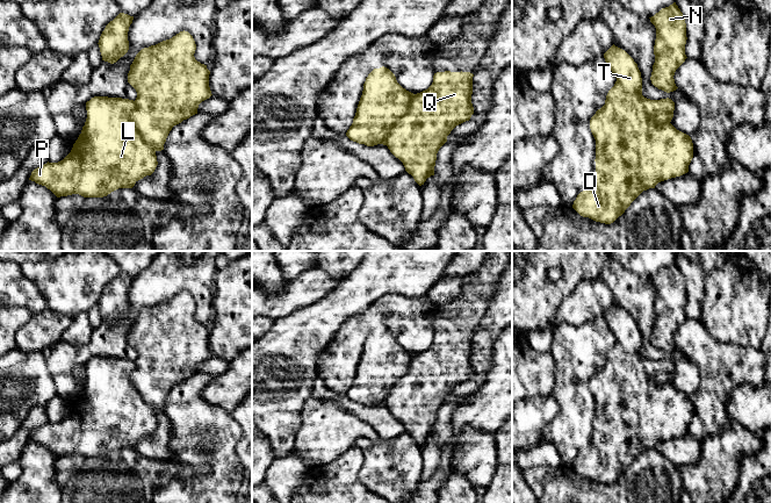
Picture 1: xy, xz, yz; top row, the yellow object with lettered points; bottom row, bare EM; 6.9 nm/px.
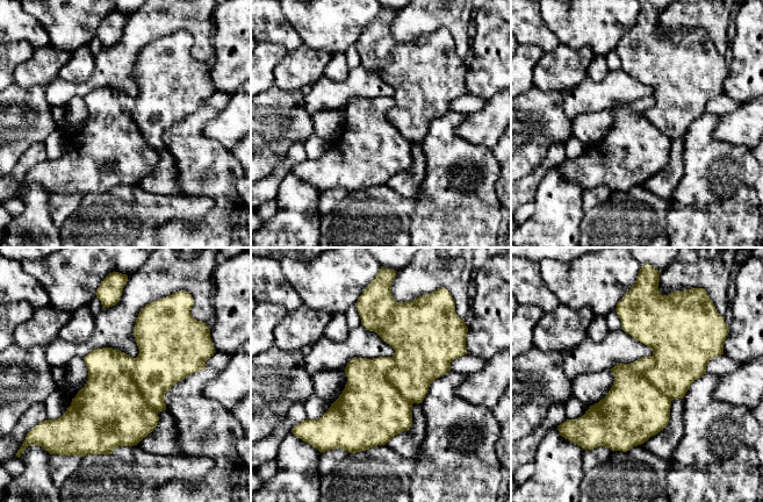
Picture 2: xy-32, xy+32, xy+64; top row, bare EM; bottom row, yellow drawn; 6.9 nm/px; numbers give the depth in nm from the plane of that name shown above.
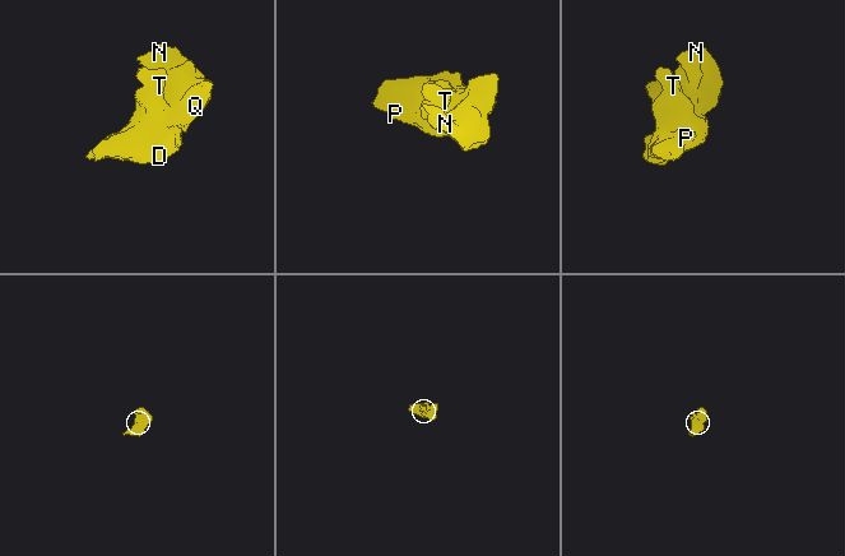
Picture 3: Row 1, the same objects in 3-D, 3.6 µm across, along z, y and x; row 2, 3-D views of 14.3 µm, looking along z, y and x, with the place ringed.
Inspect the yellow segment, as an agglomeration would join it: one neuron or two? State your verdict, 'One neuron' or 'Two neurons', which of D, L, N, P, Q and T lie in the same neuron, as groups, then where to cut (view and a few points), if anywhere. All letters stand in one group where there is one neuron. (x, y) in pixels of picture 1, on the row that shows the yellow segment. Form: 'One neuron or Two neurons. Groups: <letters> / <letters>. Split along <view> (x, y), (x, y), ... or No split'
Two neurons. Groups: D L P T / N Q. Split along xz (413, 94), (409, 109), (395, 123), (384, 144)

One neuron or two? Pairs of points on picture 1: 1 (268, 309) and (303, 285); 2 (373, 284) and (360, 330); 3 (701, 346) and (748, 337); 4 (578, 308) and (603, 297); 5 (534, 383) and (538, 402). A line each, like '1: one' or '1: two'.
1: one
2: two
3: two
4: one
5: two

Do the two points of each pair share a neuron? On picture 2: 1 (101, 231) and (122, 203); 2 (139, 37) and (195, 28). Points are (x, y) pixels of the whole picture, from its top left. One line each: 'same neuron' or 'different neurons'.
1: same neuron
2: same neuron

